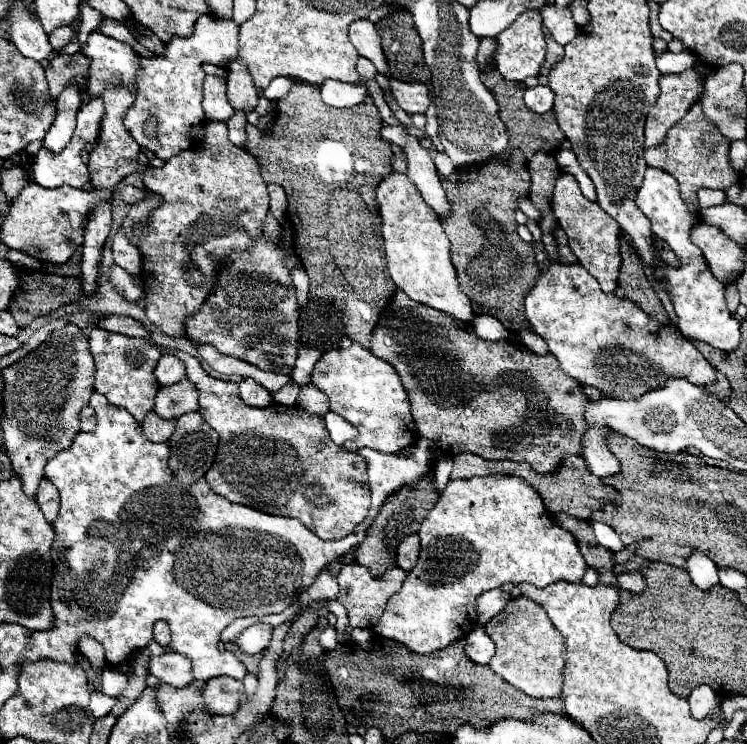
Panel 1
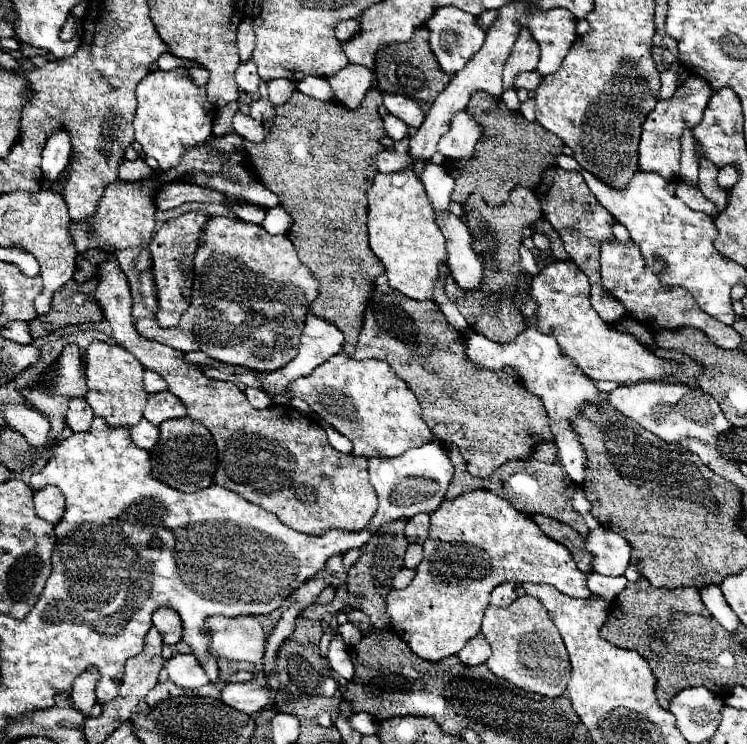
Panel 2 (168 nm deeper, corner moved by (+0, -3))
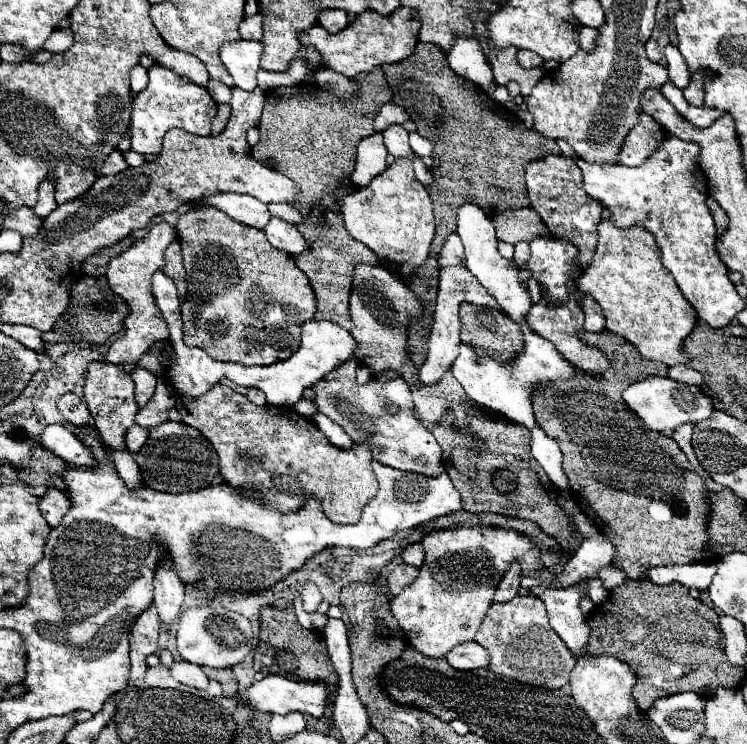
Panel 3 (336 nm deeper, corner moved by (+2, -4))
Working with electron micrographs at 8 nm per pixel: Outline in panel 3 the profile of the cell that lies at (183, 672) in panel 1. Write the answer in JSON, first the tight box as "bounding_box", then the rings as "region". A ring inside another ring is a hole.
{"bounding_box":[172,661,208,689],"region":[[[176,661],[172,667],[172,677],[184,685],[196,687],[196,689],[206,689],[208,687],[208,677],[204,675],[200,665],[192,665],[188,661]]]}

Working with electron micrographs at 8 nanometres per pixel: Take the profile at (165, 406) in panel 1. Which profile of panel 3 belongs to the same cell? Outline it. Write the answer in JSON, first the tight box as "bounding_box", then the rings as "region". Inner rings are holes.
{"bounding_box":[136,379,176,427],"region":[[[158,379],[158,387],[156,387],[156,393],[154,397],[150,399],[150,403],[146,407],[142,407],[136,415],[136,423],[140,427],[156,427],[160,423],[166,423],[168,421],[168,411],[176,405],[176,395],[172,391],[172,387],[164,381],[164,379]]]}

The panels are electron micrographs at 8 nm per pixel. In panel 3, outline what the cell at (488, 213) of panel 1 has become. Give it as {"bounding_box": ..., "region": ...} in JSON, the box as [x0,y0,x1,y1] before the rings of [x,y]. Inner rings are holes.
{"bounding_box":[460,303,524,361],"region":[[[462,303],[460,305],[462,321],[462,343],[478,349],[478,355],[494,357],[500,361],[516,359],[524,337],[520,327],[504,313],[496,309],[484,309],[478,305]]]}

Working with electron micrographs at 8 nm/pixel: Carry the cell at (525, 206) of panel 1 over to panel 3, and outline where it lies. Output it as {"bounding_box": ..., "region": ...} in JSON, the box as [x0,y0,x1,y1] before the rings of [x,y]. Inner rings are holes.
{"bounding_box":[526,237,582,305],"region":[[[536,237],[530,241],[530,259],[526,263],[526,269],[532,273],[544,291],[544,297],[552,305],[568,301],[568,283],[576,281],[576,277],[582,273],[576,257],[578,251],[564,239]]]}

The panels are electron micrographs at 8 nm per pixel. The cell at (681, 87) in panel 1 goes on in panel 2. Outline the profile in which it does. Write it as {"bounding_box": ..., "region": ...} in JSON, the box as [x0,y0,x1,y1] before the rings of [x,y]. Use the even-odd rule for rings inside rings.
{"bounding_box":[638,74,712,180],"region":[[[690,74],[686,84],[682,84],[676,94],[668,100],[658,100],[656,108],[648,114],[644,126],[642,126],[642,138],[640,138],[640,150],[638,150],[638,166],[642,172],[658,172],[664,180],[676,180],[680,172],[680,136],[686,128],[694,128],[702,120],[702,112],[712,96],[710,84],[696,76]],[[660,114],[662,122],[656,120]]]}

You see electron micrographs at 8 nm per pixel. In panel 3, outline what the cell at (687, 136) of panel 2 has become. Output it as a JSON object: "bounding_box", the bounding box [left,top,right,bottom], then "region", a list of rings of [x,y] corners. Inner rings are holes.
{"bounding_box":[664,43,690,89],"region":[[[672,43],[666,45],[664,49],[664,55],[666,55],[666,63],[668,63],[668,75],[670,75],[670,81],[678,87],[678,89],[684,89],[690,81],[690,71],[684,63],[684,57],[680,55],[678,47],[674,47]]]}

